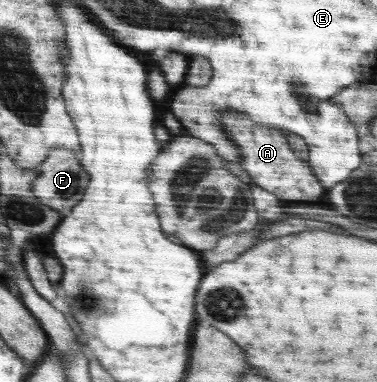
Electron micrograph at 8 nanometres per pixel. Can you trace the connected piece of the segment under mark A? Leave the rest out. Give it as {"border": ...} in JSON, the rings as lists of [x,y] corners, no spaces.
{"border":[[[221,112],[221,116],[225,116],[221,120],[223,129],[227,130],[229,138],[241,150],[241,166],[255,185],[288,204],[310,204],[313,202],[309,200],[318,200],[327,193],[327,188],[317,178],[312,166],[293,151],[288,137],[285,137],[281,130],[253,124],[239,112]]]}

